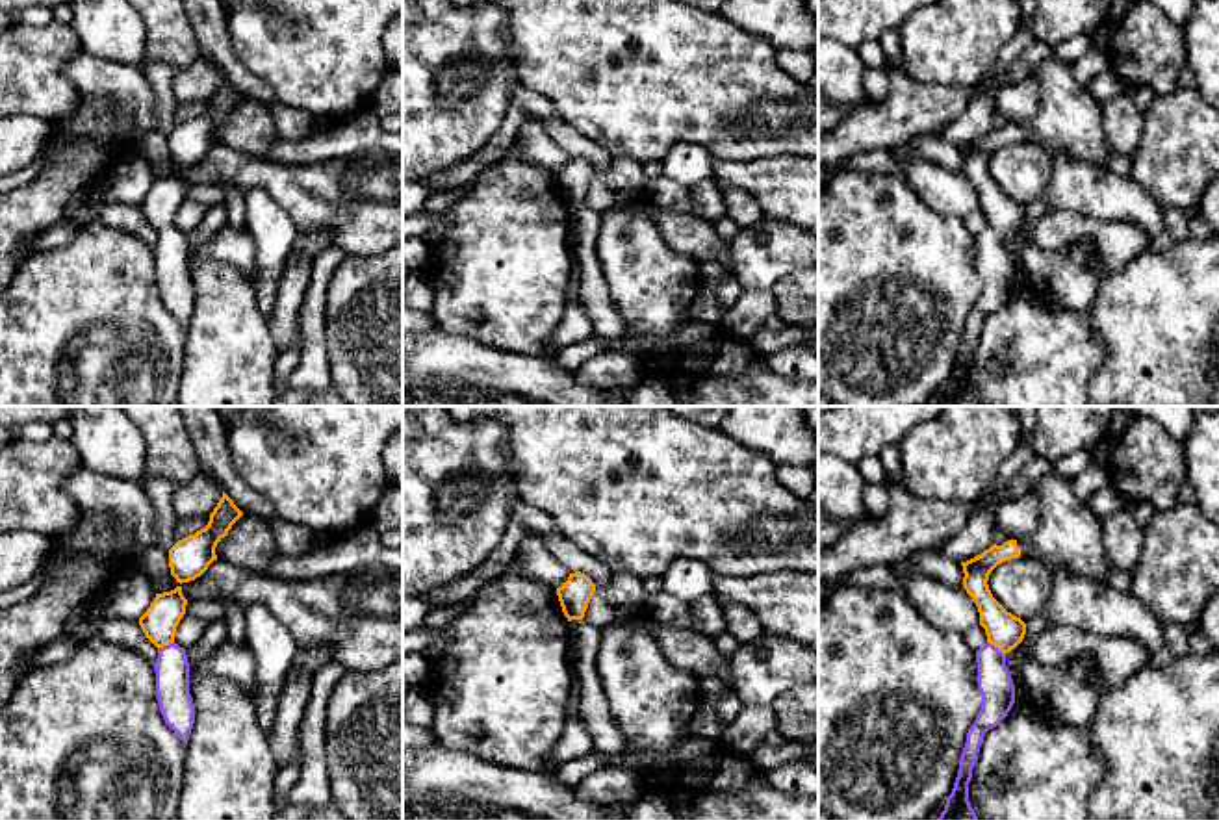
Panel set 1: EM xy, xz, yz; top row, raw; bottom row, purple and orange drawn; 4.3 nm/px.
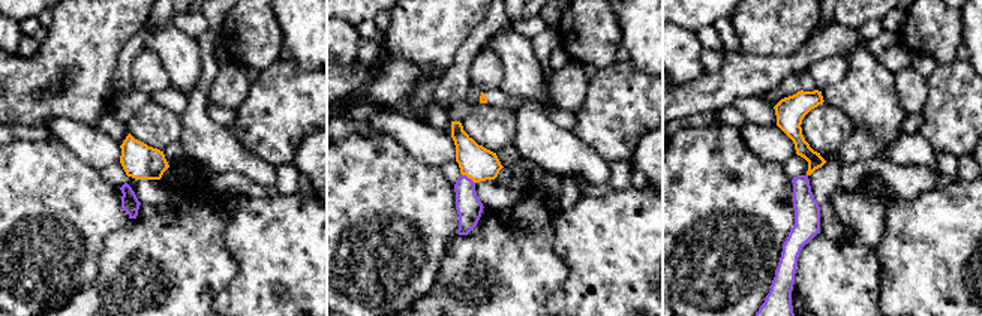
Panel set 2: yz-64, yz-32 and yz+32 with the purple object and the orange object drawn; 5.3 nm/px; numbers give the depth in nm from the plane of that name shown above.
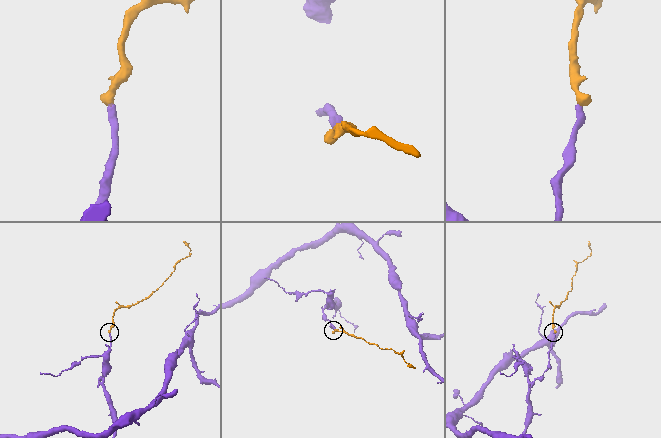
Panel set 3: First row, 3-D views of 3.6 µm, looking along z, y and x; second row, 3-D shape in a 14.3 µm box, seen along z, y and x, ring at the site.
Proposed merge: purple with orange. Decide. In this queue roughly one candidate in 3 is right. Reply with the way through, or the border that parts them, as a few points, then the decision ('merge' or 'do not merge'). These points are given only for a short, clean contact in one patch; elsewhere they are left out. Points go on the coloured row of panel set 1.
across yz (997, 689), (997, 648), (1004, 631) | merge

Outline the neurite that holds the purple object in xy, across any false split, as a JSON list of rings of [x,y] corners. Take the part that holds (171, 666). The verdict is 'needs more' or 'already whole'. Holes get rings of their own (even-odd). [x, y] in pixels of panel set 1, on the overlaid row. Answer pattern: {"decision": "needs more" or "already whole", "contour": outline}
{"decision": "needs more", "contour": [[[182,586],[156,594],[147,612],[139,618],[145,636],[158,647],[152,664],[156,672],[156,699],[165,724],[187,744],[195,707],[189,694],[189,662],[186,649],[174,642],[174,633],[186,614],[187,599]]]}

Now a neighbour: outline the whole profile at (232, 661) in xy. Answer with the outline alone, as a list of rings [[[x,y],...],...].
[[[226,638],[212,655],[189,666],[189,681],[215,675],[236,683],[254,703],[258,701],[256,659],[250,647]]]

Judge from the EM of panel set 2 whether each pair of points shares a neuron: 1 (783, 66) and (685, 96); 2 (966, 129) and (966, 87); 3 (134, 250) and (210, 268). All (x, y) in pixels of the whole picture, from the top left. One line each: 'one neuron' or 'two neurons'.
1: one neuron
2: one neuron
3: one neuron

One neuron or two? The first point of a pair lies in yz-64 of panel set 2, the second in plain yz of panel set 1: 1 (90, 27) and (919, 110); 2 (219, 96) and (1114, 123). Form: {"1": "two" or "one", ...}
{"1": "two", "2": "one"}

